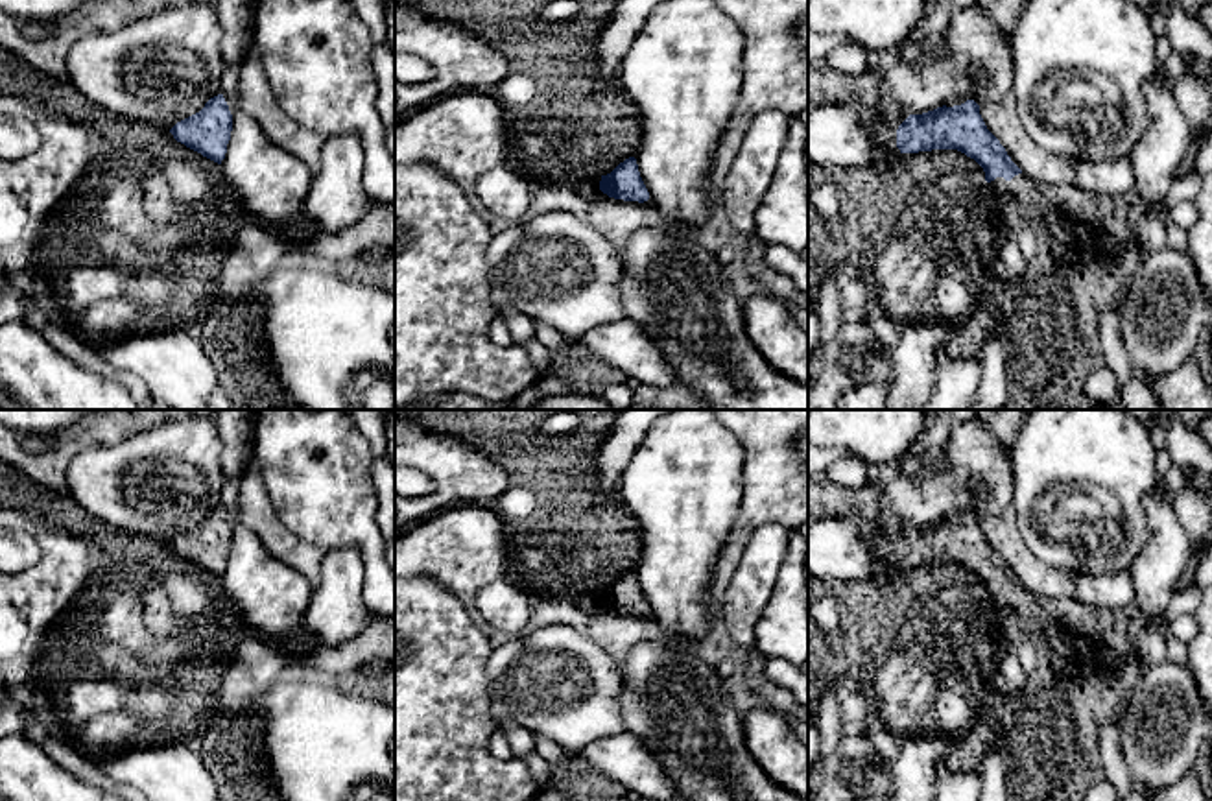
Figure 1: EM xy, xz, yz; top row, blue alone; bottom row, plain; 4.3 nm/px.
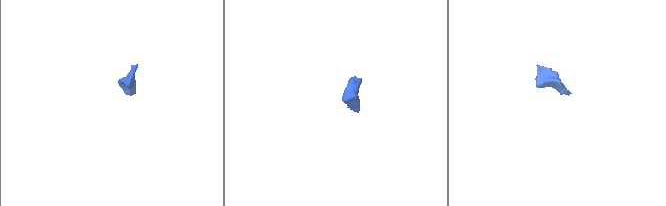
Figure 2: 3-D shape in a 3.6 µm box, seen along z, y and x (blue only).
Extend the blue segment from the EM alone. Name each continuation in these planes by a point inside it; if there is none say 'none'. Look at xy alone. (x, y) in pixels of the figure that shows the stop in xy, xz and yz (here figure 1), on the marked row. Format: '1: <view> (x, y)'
none

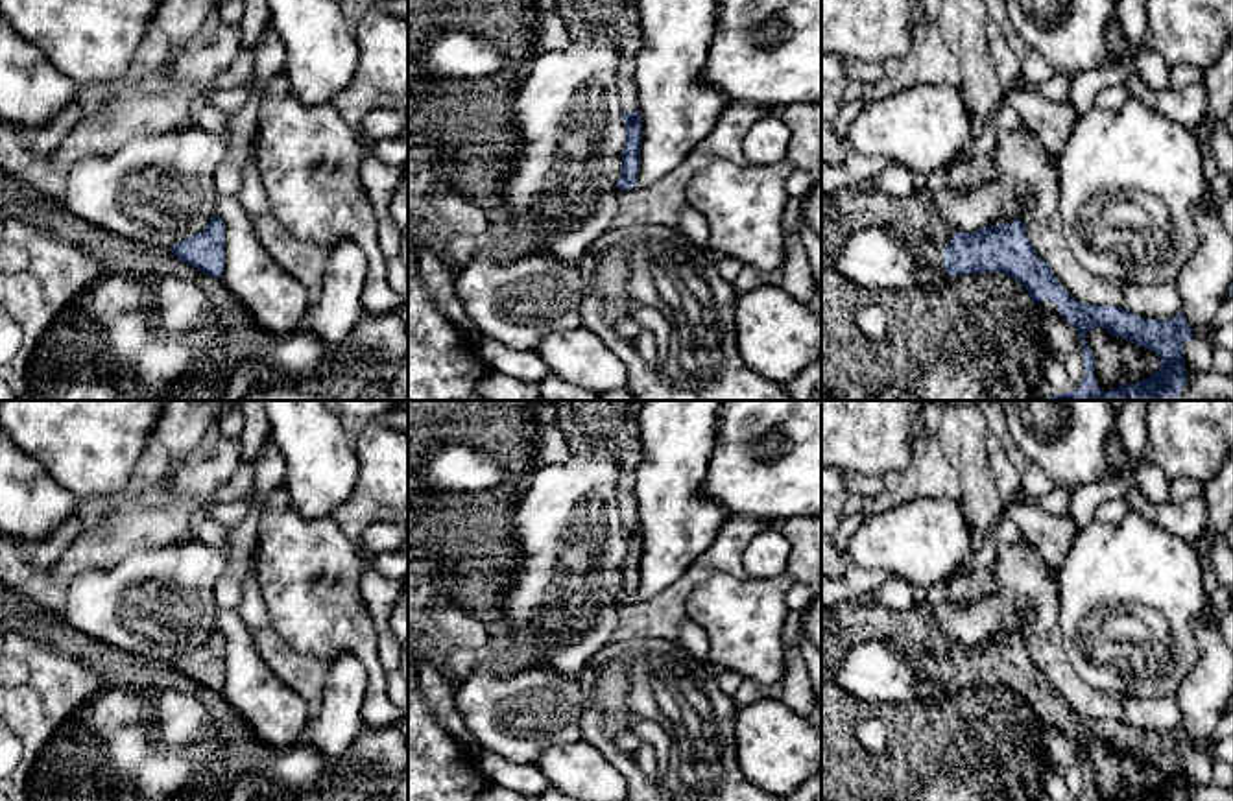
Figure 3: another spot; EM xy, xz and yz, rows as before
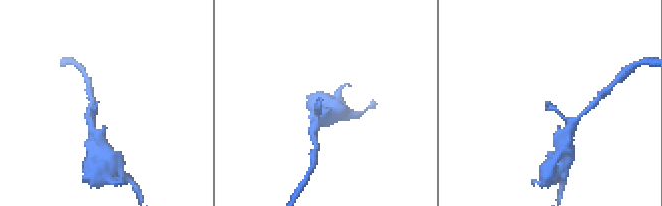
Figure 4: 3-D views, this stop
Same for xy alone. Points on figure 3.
none

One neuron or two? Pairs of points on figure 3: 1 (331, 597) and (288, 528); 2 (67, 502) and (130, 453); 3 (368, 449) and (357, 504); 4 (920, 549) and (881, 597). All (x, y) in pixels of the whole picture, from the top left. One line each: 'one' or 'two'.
1: one
2: two
3: one
4: two

